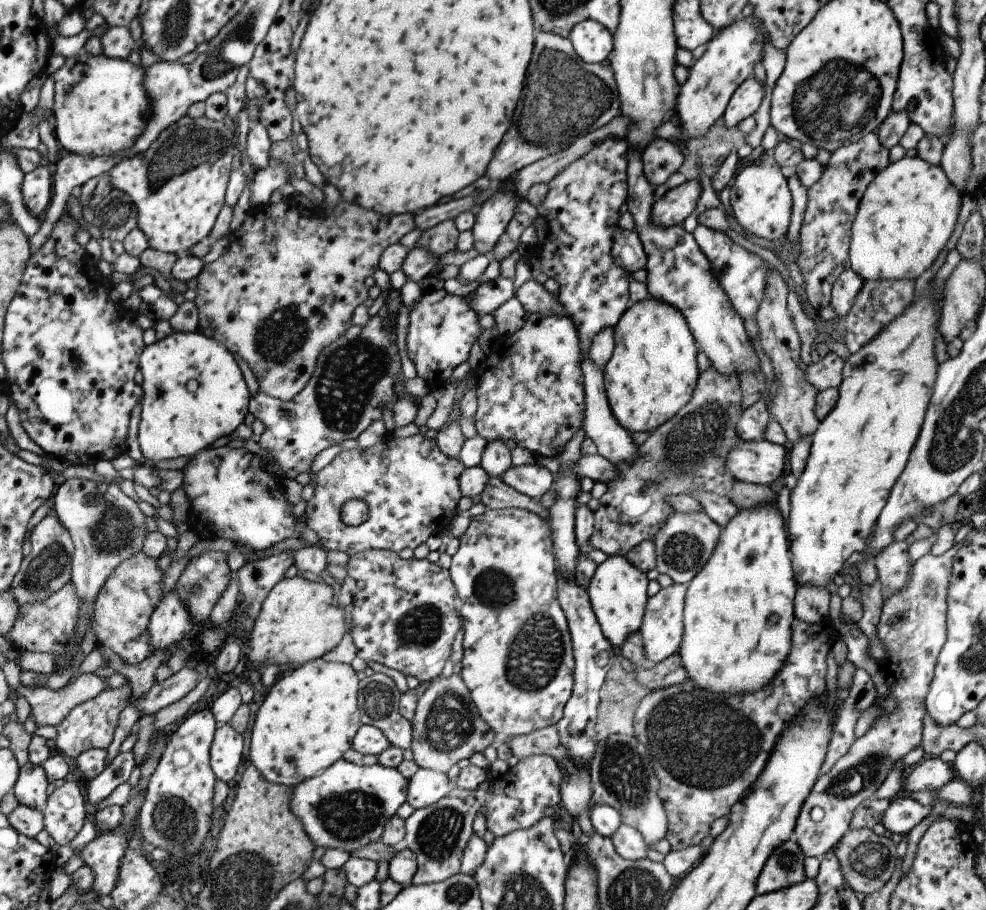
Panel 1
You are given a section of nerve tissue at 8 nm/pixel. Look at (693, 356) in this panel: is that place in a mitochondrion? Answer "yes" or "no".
no

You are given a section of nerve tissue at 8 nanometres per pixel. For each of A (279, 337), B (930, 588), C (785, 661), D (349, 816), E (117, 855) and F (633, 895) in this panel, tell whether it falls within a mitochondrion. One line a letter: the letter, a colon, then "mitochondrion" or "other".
A: mitochondrion
B: mitochondrion
C: other
D: mitochondrion
E: other
F: mitochondrion

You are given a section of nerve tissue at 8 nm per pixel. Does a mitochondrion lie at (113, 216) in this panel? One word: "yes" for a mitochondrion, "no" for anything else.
yes

